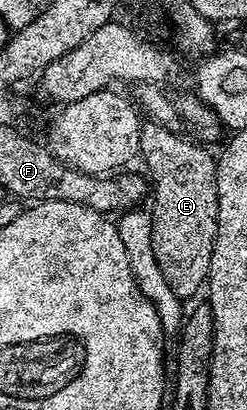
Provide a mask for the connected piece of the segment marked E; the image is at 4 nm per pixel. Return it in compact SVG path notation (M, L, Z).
M147 119L140 130L138 151L141 159L146 159L145 171L152 185L152 200L154 196L154 205L148 208L152 254L164 282L179 298L187 298L196 295L201 288L203 291L210 279L212 250L218 229L218 162L215 153L206 149L209 147L178 135L177 131L166 128L158 120Z

